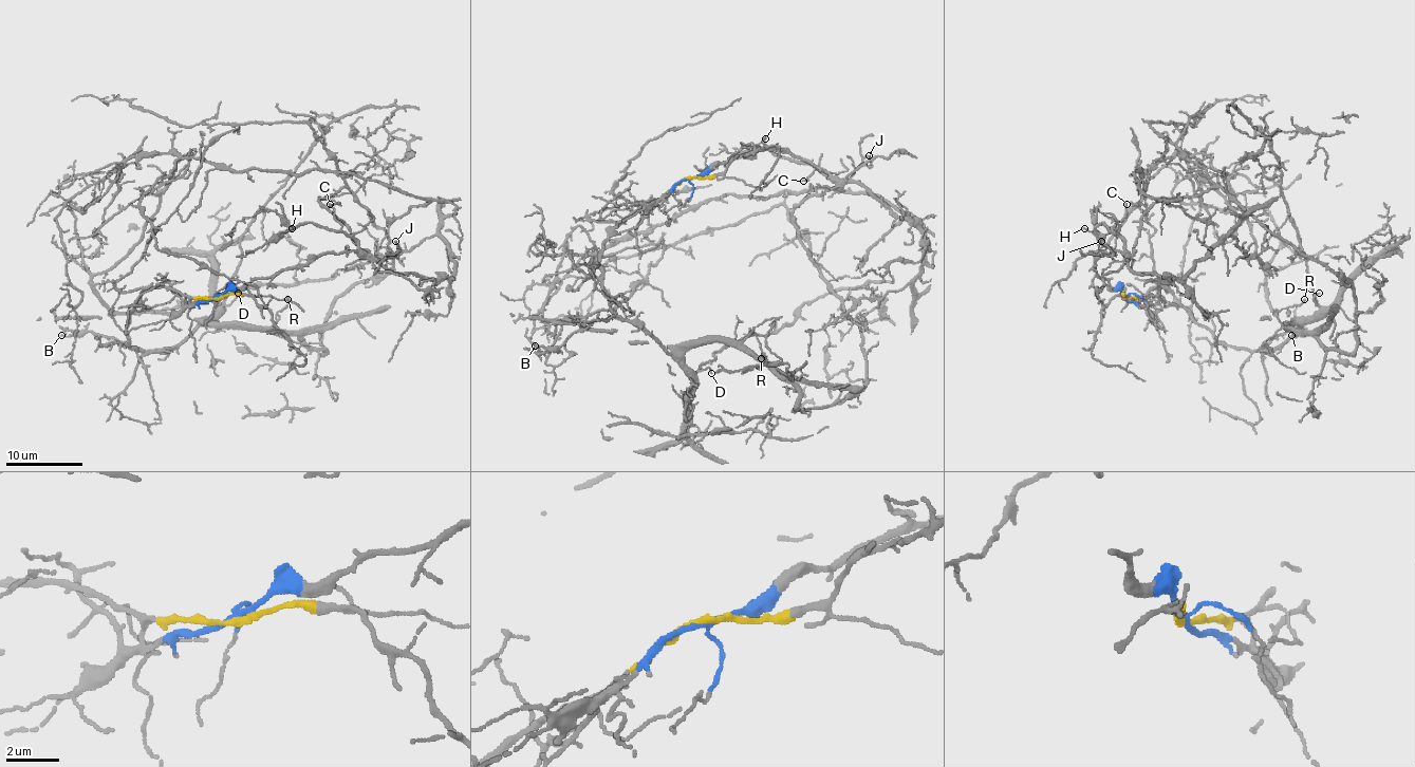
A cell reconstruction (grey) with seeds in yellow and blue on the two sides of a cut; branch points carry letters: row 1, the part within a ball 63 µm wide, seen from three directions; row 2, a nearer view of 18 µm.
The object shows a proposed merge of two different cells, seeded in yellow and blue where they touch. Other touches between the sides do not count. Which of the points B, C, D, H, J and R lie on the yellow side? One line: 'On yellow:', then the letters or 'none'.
On yellow: B, D, R

